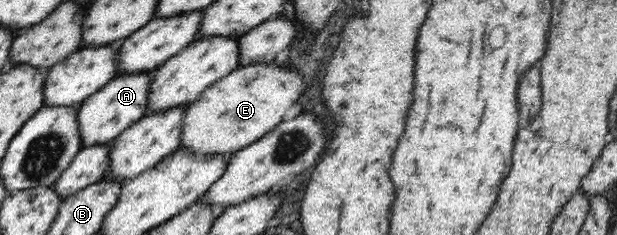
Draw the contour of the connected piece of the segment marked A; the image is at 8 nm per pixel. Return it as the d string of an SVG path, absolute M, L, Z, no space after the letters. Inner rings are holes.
M154 71L119 72L106 87L99 89L80 105L79 126L81 126L82 145L101 145L115 141L123 130L131 127L148 115L150 92L154 83Z

